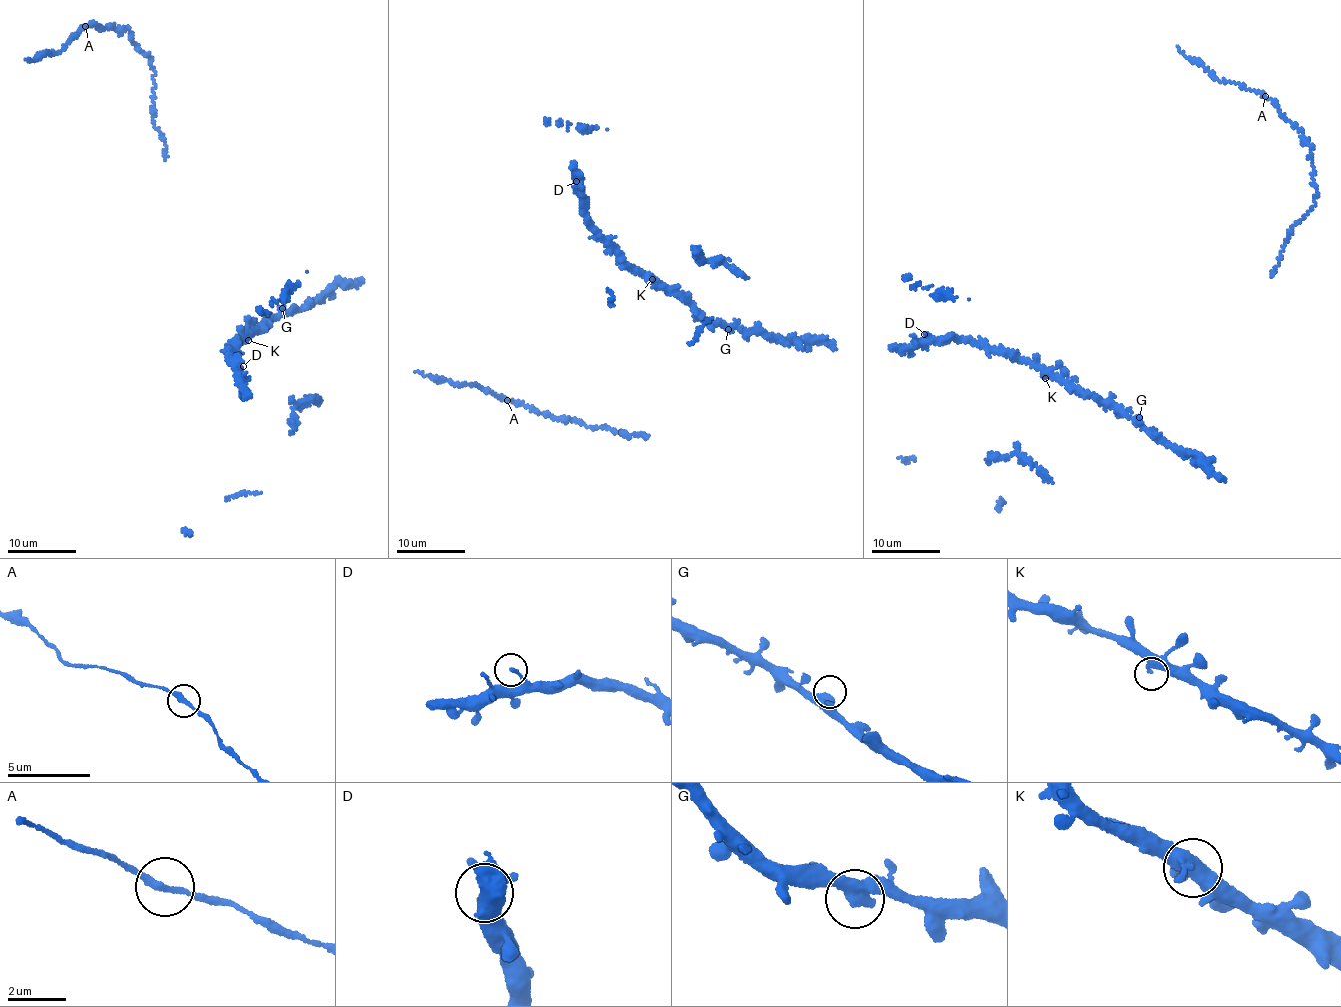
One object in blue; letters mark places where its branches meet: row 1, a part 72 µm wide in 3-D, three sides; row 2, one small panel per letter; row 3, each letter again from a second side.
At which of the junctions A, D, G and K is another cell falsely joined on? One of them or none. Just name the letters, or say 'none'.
none

